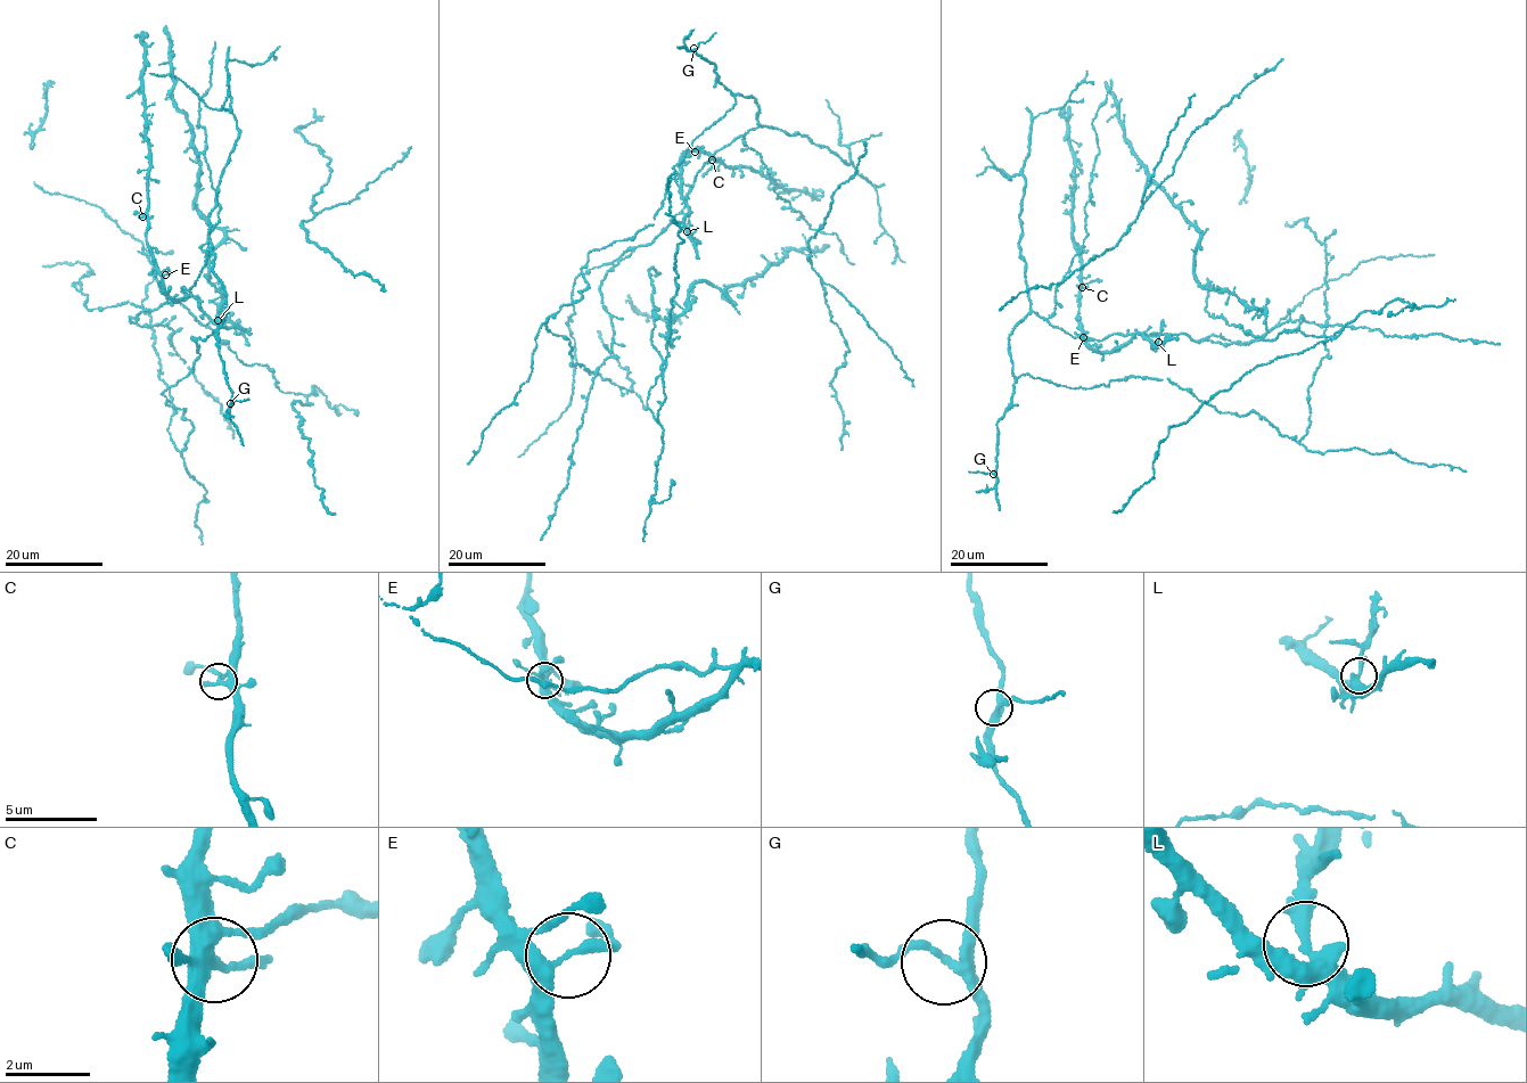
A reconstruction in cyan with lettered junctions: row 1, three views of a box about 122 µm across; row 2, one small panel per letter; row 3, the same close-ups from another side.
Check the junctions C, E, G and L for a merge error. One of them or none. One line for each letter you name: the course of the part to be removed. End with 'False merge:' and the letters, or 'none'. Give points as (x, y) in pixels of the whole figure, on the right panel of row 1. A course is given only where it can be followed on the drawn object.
L: foreign part runs (1158, 342), (1163, 319)
False merge: L

